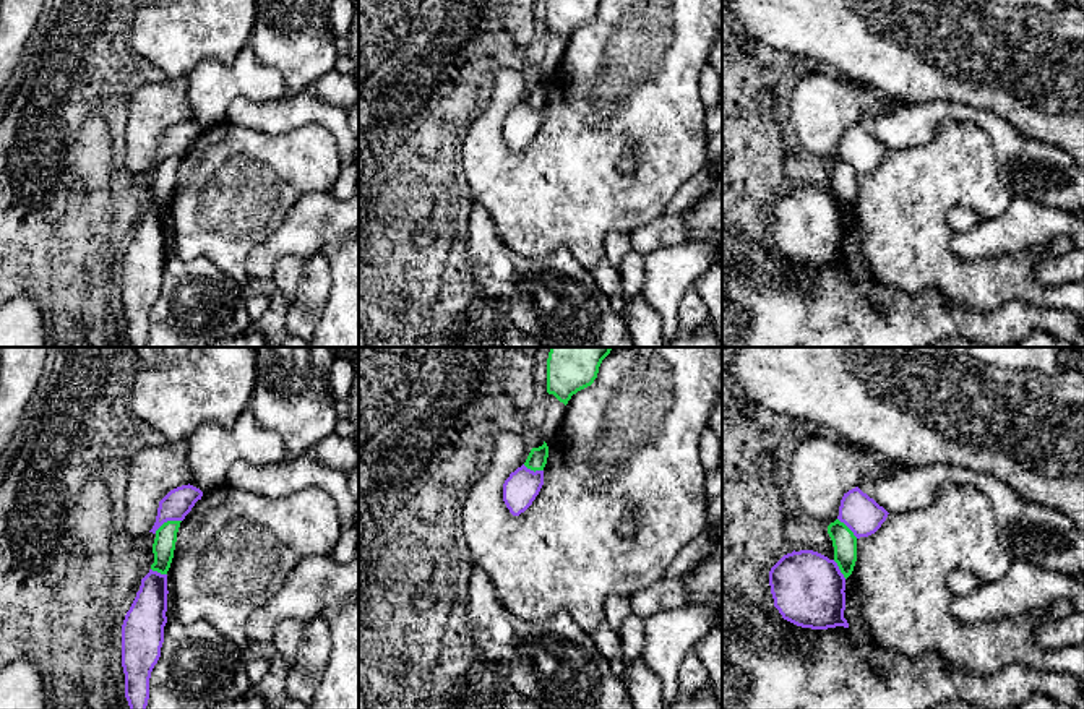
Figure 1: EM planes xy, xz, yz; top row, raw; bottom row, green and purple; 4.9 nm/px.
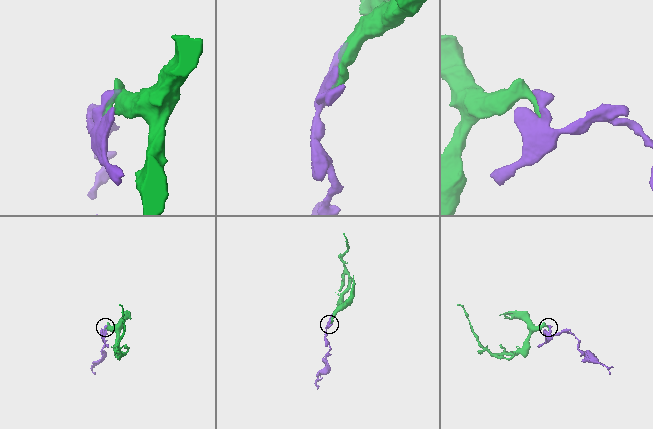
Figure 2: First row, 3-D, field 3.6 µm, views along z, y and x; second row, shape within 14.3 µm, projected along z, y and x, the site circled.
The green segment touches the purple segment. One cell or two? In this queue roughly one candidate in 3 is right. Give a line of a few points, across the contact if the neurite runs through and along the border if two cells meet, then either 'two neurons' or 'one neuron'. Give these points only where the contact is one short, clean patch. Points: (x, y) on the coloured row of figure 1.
two neurons

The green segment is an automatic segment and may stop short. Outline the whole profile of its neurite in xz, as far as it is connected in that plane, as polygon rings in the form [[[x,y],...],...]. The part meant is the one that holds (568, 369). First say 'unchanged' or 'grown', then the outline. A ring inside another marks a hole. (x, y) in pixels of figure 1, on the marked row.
unchanged; [[[550,347],[547,393],[566,406],[573,394],[594,383],[610,350],[612,347]]]

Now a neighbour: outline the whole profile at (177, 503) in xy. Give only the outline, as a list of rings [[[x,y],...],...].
[[[190,483],[170,490],[159,501],[156,522],[149,532],[156,534],[156,531],[167,521],[183,521],[201,496],[203,492]]]

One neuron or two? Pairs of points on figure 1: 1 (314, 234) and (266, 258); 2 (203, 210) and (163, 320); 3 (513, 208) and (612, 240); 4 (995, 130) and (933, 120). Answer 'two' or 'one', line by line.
1: one
2: two
3: two
4: one

